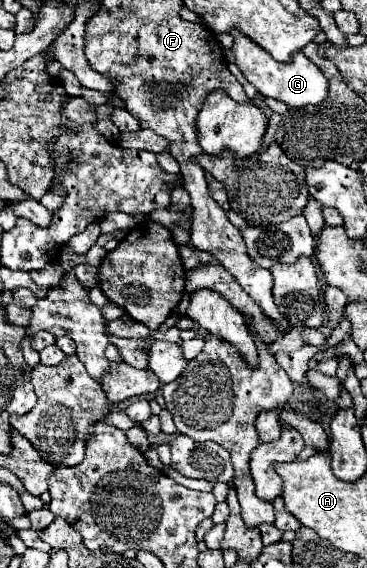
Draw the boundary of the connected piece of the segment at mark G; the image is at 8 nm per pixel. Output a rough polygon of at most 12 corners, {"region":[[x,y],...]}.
{"region":[[240,29],[234,57],[264,97],[318,105],[328,79],[302,53],[278,63]]}

